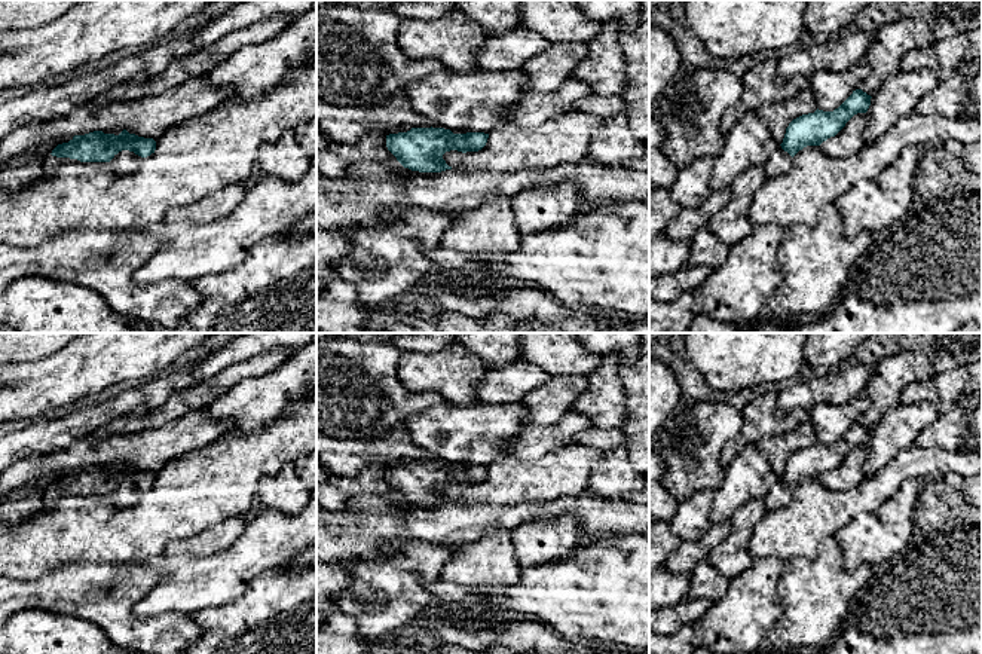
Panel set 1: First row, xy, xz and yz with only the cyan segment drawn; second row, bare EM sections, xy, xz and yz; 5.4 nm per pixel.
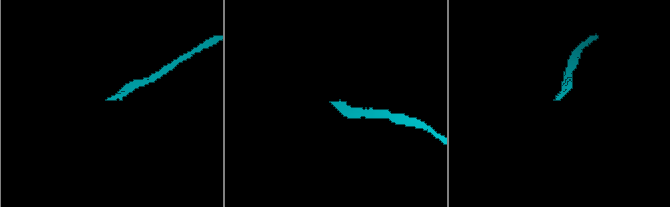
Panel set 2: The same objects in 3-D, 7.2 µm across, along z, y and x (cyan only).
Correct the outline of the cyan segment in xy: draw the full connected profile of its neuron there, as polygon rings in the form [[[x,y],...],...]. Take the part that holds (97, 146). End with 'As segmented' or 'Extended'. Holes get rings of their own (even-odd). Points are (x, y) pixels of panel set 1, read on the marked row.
[[[126,129],[119,135],[94,131],[85,135],[74,135],[68,143],[58,144],[51,155],[80,162],[110,162],[122,150],[147,158],[155,153],[156,141],[129,134]]]. As segmented

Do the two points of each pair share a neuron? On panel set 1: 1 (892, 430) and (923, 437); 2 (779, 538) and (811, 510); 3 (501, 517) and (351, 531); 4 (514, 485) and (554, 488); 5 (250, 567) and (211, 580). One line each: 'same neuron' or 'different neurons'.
1: different neurons
2: same neuron
3: same neuron
4: same neuron
5: same neuron

